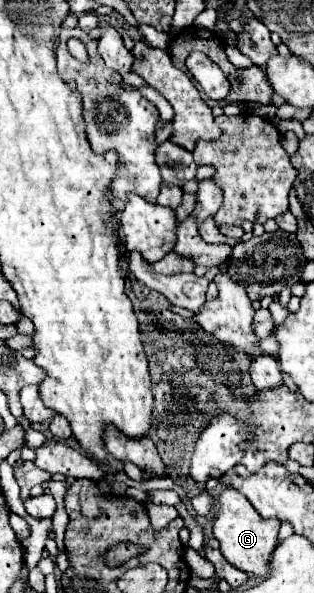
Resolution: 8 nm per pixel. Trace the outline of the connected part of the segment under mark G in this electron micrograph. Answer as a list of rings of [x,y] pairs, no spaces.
[[[224,489],[218,497],[218,517],[214,521],[214,537],[220,541],[220,551],[236,569],[254,577],[268,577],[270,557],[278,545],[280,521],[264,519],[252,503],[236,489]]]

